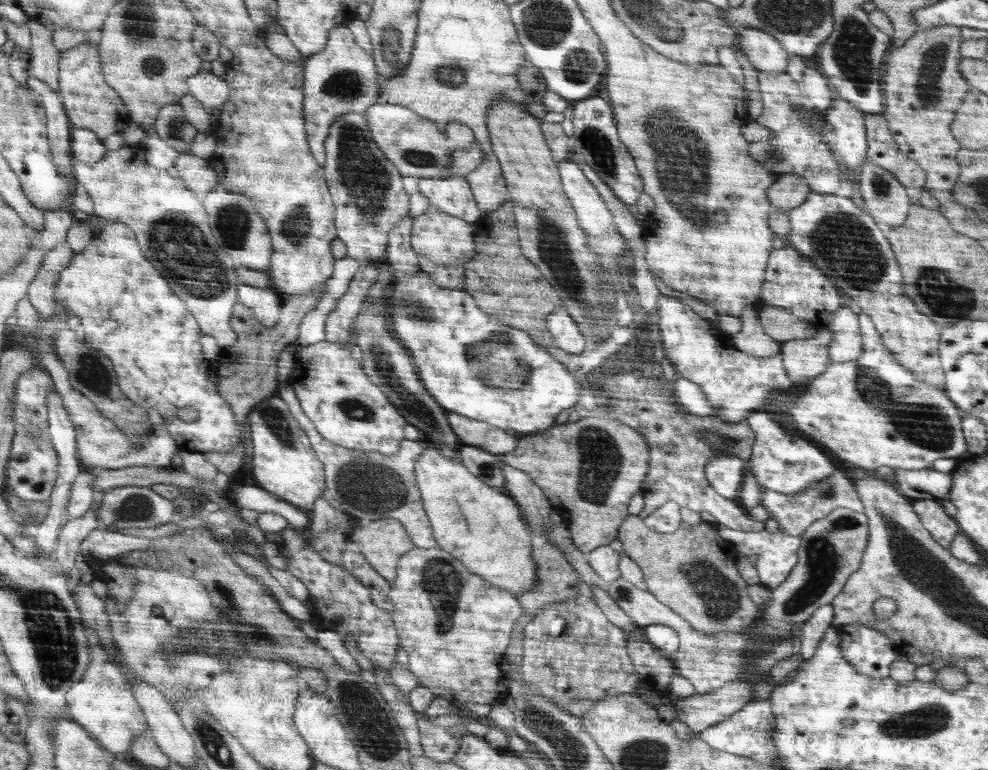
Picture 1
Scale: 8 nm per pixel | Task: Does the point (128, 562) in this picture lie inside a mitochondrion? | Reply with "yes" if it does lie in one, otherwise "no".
no

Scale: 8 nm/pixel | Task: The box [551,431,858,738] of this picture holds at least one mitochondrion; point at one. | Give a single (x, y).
(717, 593)

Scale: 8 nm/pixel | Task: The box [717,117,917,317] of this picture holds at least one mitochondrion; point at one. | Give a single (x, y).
(843, 244)

